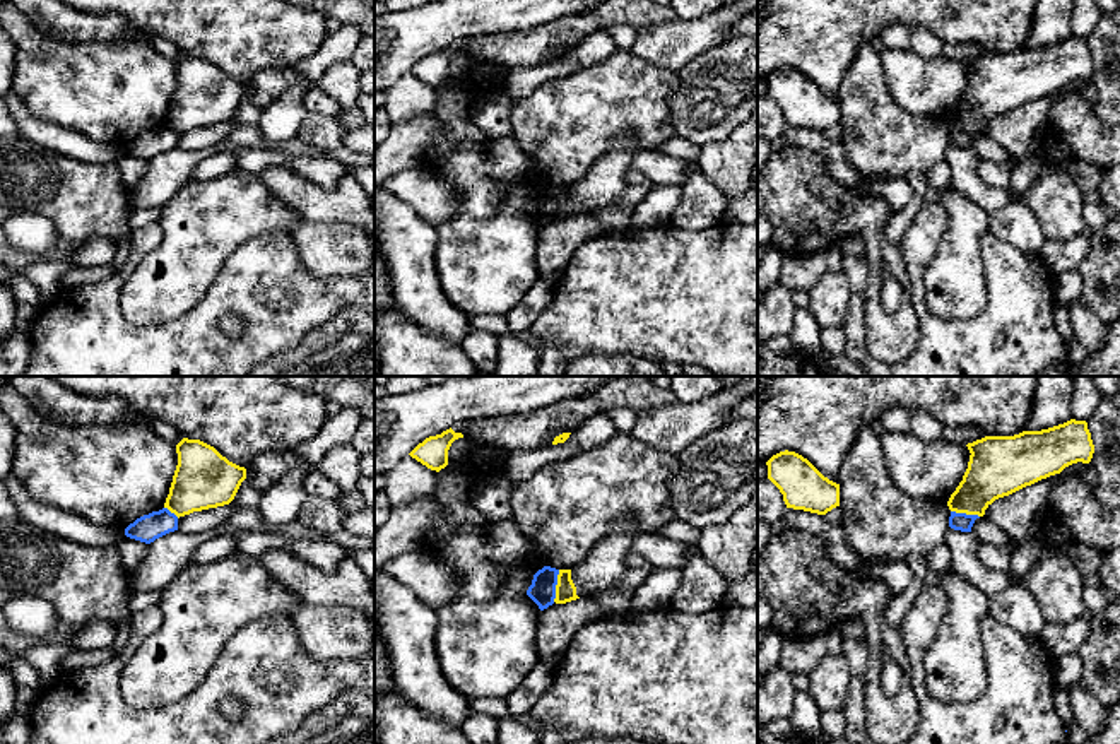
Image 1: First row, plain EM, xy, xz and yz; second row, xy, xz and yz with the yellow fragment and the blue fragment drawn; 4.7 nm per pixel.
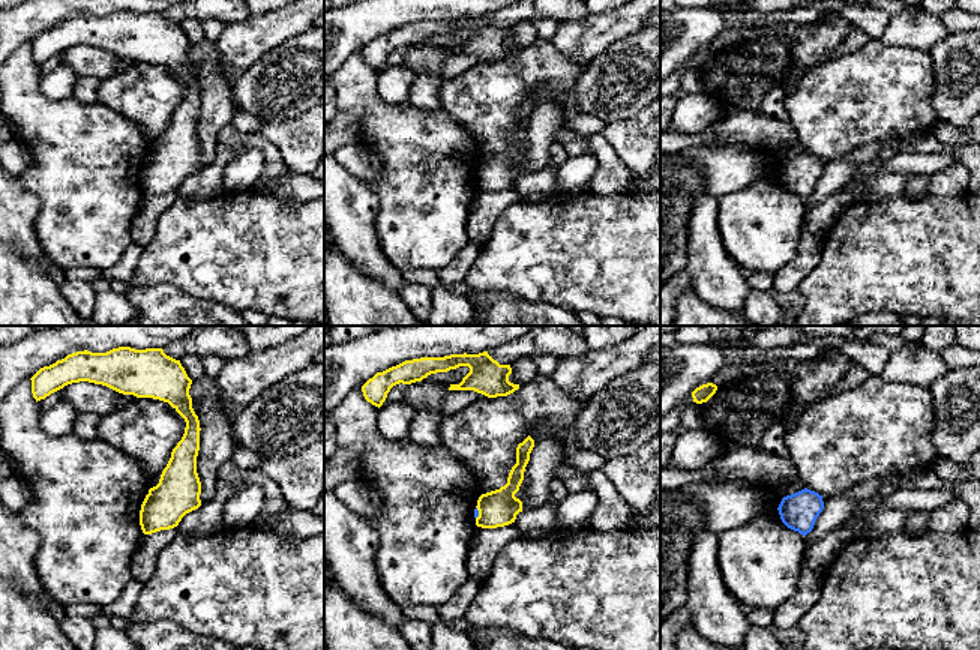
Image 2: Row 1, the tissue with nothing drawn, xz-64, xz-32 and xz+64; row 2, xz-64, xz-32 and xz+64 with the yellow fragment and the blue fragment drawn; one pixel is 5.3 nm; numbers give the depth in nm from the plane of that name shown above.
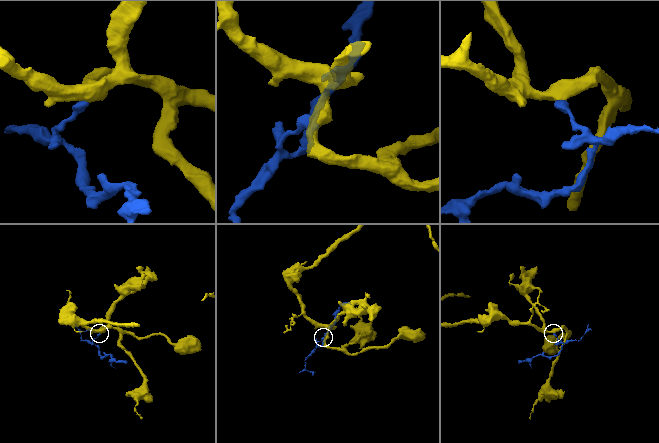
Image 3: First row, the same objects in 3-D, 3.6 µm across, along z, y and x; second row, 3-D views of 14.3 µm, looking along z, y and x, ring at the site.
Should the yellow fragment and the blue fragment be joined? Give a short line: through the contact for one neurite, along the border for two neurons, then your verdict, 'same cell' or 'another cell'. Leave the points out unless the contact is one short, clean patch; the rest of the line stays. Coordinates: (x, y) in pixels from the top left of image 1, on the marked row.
line xz (560, 570), (553, 601); another cell

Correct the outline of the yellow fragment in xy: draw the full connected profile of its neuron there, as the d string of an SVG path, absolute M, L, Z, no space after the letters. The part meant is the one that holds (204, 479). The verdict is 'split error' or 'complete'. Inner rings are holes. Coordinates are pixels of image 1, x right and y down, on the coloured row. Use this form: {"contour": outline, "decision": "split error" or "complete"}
{"contour": "M183 438L176 445L178 465L164 508L178 518L193 511L229 505L246 469L229 462L214 446Z", "decision": "complete"}

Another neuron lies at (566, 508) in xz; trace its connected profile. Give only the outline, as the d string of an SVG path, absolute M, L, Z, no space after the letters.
M616 433L515 484L513 518L547 566L573 570L619 518L629 518L640 534L660 534L677 520L669 494L677 469L679 455Z

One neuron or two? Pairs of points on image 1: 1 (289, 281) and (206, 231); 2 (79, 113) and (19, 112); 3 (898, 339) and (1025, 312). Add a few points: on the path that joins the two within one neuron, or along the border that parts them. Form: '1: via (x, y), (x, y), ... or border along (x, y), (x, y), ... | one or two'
1: border along (271, 231), (247, 238), (224, 260), (212, 283) | two
2: border along (17, 98), (36, 117), (65, 127) | two
3: border along (910, 295), (919, 320), (919, 342), (905, 358) | two

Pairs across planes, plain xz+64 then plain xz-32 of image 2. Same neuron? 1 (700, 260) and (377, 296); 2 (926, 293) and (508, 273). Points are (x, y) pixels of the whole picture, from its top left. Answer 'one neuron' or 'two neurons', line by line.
1: two neurons
2: one neuron

